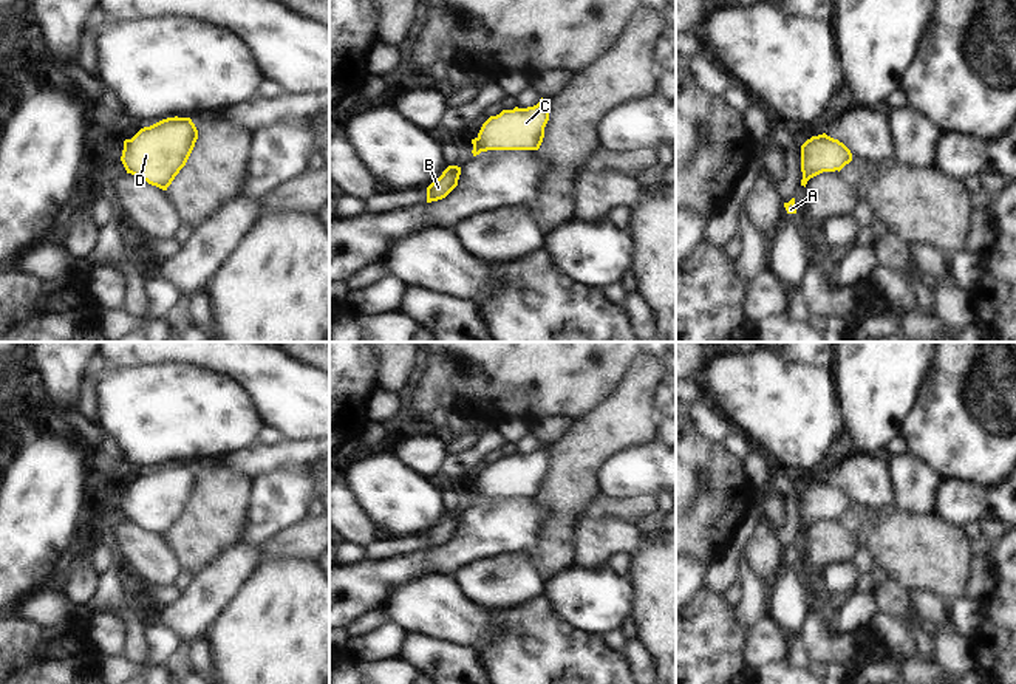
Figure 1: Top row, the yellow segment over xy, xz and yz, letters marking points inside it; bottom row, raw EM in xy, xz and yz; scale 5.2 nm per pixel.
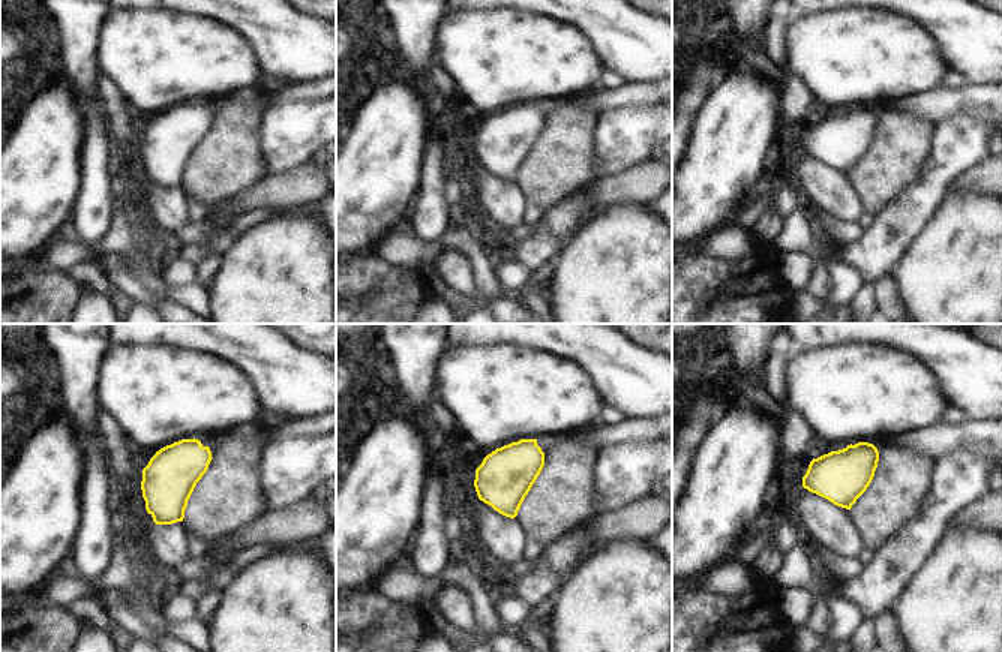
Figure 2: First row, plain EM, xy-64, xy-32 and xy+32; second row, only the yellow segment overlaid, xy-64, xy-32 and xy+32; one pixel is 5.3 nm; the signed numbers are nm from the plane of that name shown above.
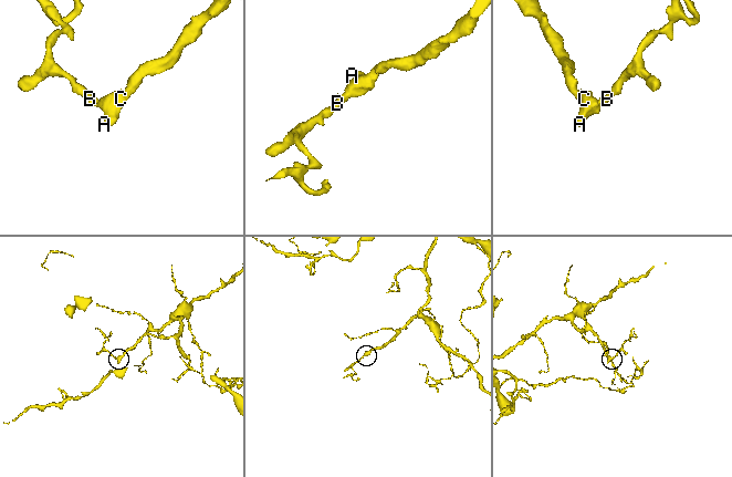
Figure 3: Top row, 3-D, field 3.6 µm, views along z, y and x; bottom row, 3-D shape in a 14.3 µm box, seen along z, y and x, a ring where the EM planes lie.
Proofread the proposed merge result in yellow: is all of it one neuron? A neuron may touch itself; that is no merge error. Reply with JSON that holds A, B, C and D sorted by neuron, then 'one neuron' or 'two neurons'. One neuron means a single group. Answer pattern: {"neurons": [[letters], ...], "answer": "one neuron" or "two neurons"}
{"neurons": [["A", "B", "C", "D"]], "answer": "one neuron"}

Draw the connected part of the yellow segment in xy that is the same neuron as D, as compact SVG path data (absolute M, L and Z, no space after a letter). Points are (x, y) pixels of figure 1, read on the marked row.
M167 118L125 139L121 161L127 173L167 190L196 139L198 130L190 118Z

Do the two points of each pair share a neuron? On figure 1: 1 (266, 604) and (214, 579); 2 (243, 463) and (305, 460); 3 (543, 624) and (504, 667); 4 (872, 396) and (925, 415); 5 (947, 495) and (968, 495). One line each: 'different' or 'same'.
1: different
2: same
3: same
4: different
5: same

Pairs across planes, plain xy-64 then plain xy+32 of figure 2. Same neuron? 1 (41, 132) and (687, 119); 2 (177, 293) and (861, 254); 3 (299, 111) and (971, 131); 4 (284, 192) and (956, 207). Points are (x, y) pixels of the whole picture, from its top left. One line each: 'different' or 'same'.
1: different
2: different
3: same
4: different

